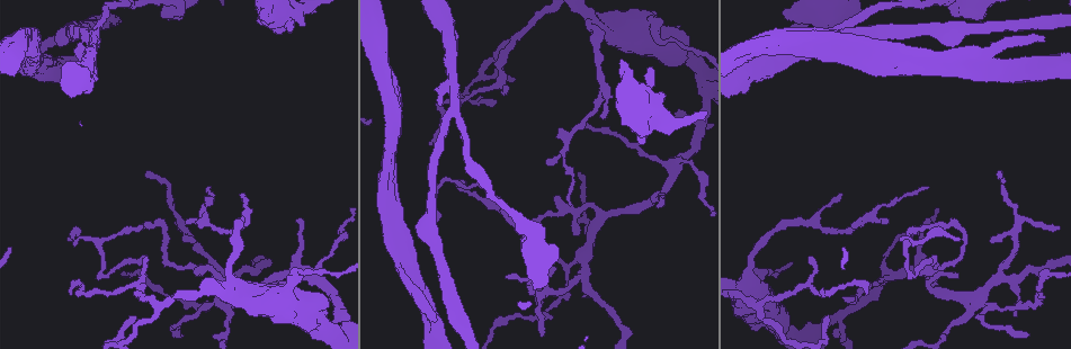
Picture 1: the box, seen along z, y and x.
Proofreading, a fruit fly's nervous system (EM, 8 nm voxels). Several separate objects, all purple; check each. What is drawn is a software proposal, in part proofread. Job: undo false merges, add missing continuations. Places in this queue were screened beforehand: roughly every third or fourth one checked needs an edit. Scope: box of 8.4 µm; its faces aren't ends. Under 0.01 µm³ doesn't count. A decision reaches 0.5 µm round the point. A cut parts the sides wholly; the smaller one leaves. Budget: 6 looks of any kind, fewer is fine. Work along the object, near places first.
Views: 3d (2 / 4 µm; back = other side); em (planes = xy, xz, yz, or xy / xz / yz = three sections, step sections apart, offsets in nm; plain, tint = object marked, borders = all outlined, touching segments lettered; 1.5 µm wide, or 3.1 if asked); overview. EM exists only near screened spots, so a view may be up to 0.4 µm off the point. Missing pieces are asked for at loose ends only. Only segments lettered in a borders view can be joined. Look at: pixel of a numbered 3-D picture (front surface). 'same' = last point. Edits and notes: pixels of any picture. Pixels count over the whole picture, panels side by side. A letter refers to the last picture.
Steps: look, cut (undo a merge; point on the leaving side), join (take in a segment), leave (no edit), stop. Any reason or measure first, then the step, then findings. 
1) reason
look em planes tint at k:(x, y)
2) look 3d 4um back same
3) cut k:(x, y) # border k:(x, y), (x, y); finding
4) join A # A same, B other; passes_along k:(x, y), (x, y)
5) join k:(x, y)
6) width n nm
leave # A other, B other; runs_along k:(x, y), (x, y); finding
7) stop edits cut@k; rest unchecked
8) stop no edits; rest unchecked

arms part here
look em yz step 8 tint at 1:(518, 33)

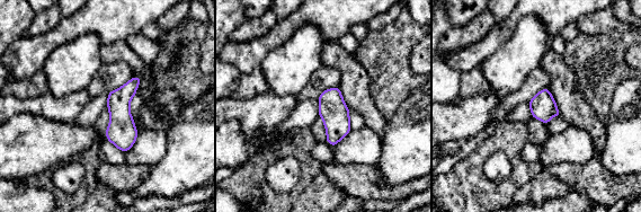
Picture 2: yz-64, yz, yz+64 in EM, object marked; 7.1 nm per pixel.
another direction
look em planes borders same

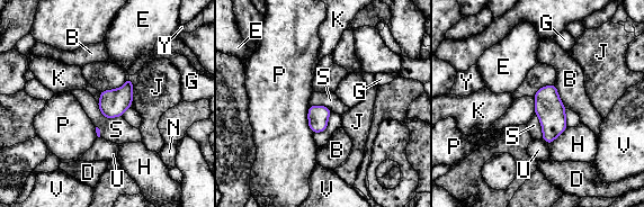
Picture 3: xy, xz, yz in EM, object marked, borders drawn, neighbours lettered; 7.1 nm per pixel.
width 150 nm; longest_contact J 220 nm
leave # B other, D other, E other, G other, H other, J other, K other, N other, P other, S other, U other, V other, Y other; all the same neuron

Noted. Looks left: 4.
thin end
look em yz step 4 tint at 1:(430, 145)

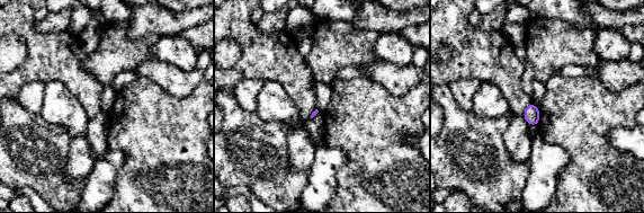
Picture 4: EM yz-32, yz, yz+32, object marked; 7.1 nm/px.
another direction
look em planes borders same

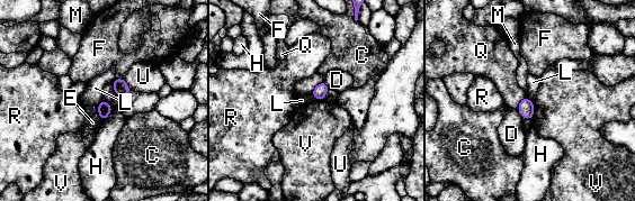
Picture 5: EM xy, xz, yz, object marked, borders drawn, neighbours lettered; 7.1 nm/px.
width 90 nm
leave # C other, D other, E other, F other, H other, L other, M other, Q other, R other, U other, V other; border 5:(526, 97), (533, 103); no lettered segment goes on from it

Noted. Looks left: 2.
tapers out
look em xz step 4 borders at 1:(178, 334)

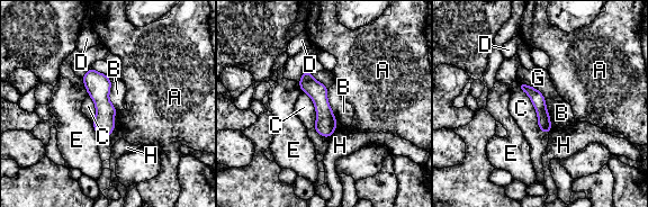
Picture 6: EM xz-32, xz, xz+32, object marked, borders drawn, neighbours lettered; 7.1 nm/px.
width 90 nm
leave # A other, B other, C other, D other, E other, G other, H other; border 6:(518, 83), (538, 127), (548, 133); none of them fits

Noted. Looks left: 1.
stop no edits; rest unchecked

